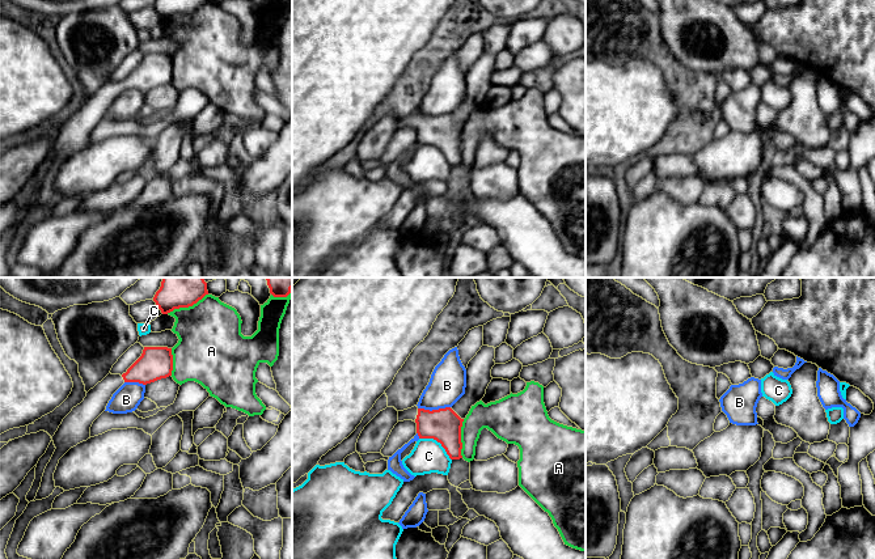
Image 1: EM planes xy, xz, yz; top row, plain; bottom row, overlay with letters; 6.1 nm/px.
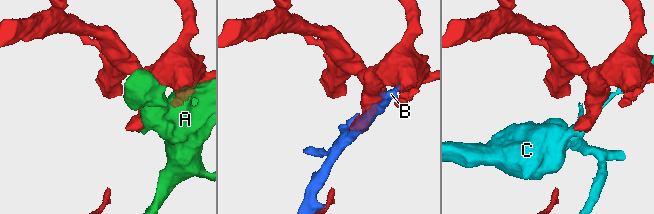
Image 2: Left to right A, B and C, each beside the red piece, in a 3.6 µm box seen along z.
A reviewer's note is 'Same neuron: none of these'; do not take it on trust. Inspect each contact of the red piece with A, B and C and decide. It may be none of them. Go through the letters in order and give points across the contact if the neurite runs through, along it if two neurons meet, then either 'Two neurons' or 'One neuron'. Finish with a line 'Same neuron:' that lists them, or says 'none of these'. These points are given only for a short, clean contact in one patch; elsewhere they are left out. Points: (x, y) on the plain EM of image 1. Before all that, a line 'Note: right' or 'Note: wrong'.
Note: right
A: Two neurons
B: Two neurons
C: Two neurons
Same neuron: none of these

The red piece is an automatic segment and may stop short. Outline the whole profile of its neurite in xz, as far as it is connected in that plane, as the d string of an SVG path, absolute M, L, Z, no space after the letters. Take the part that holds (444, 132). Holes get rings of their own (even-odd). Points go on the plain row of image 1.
M417 113L398 118L398 128L413 127L417 130L419 145L434 145L441 151L451 166L460 166L462 149L461 126L451 114L424 117Z

